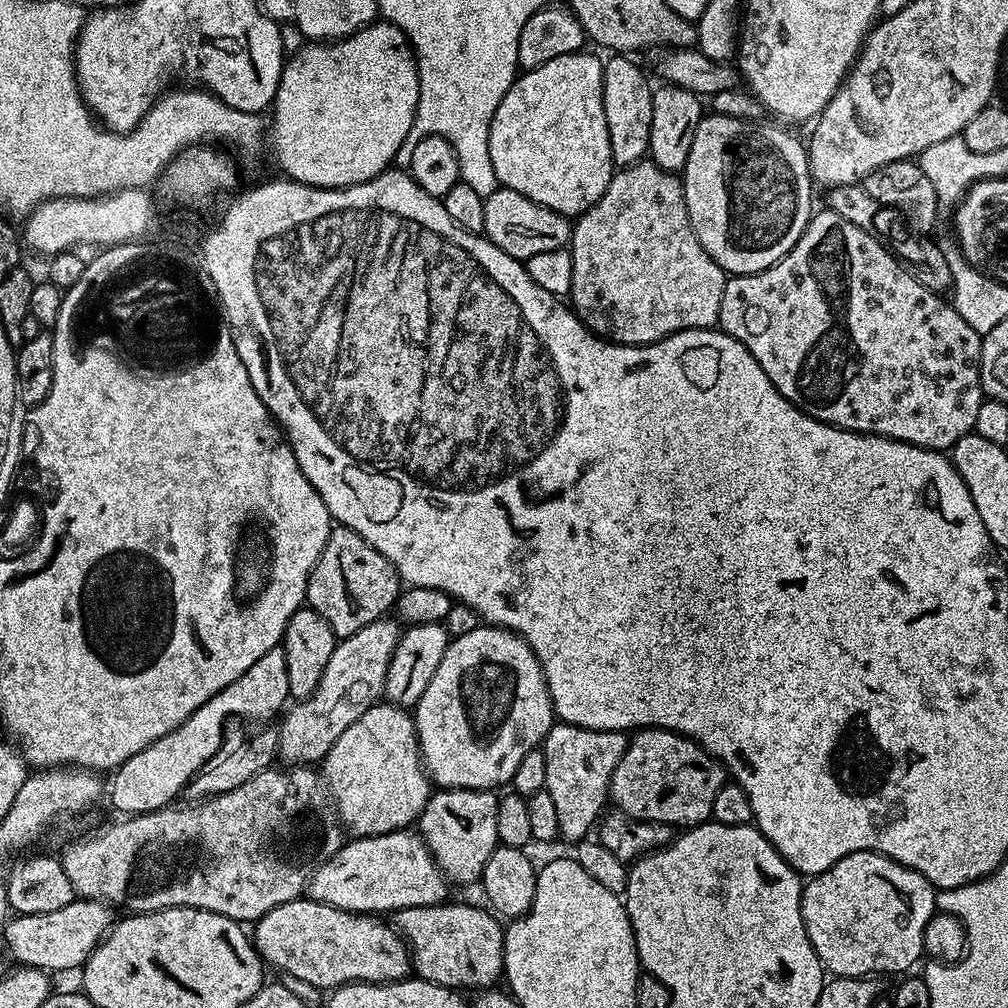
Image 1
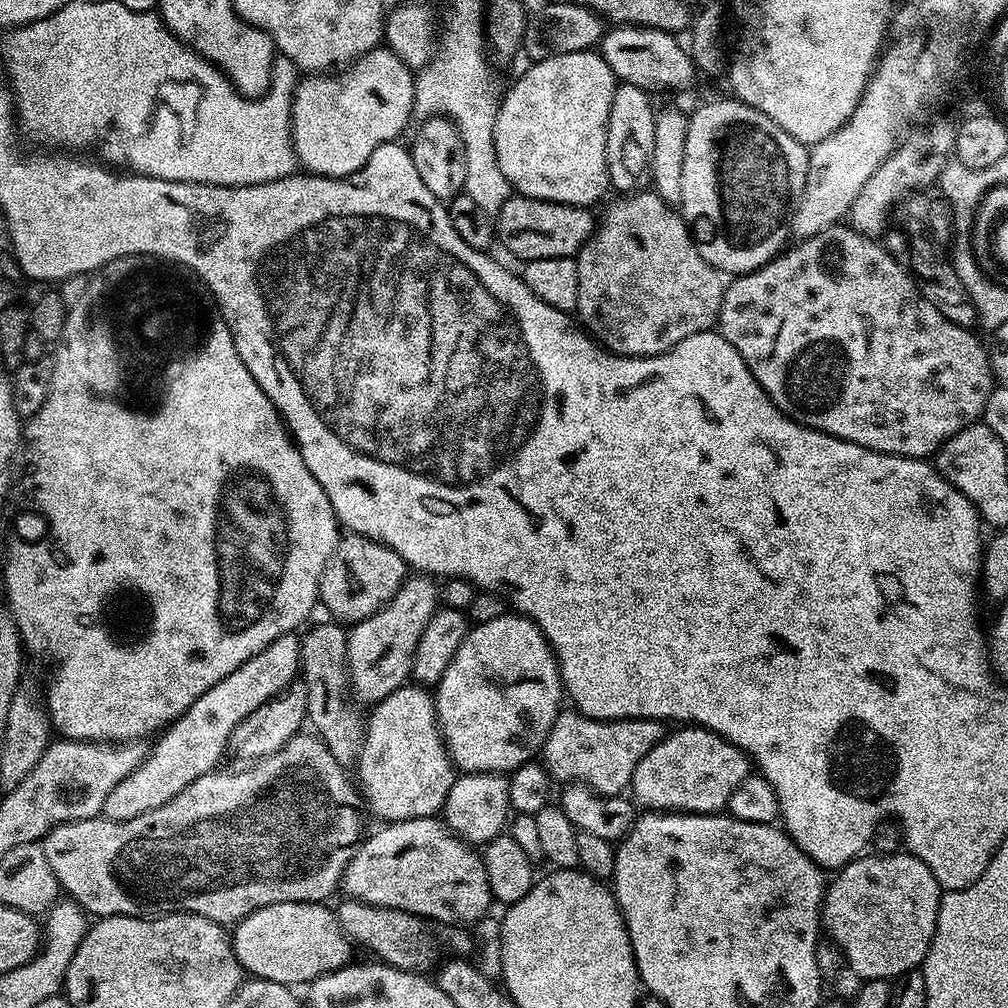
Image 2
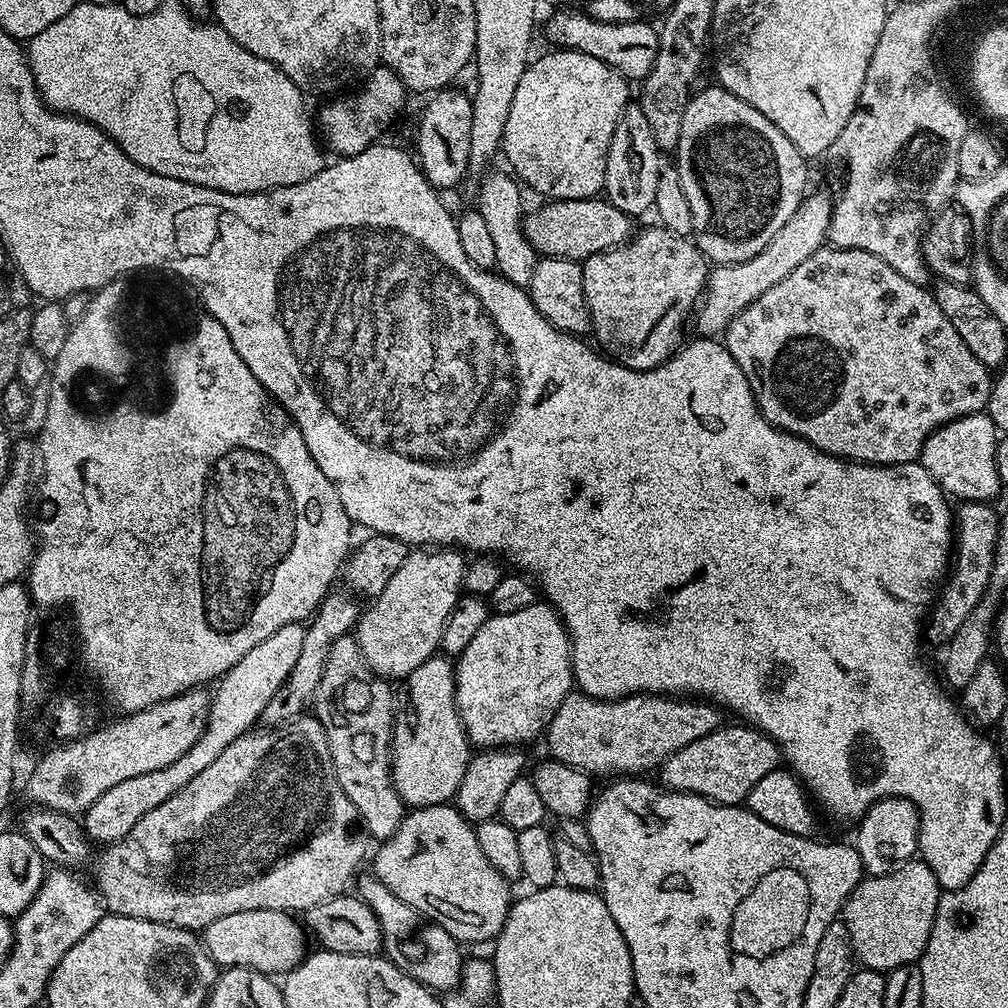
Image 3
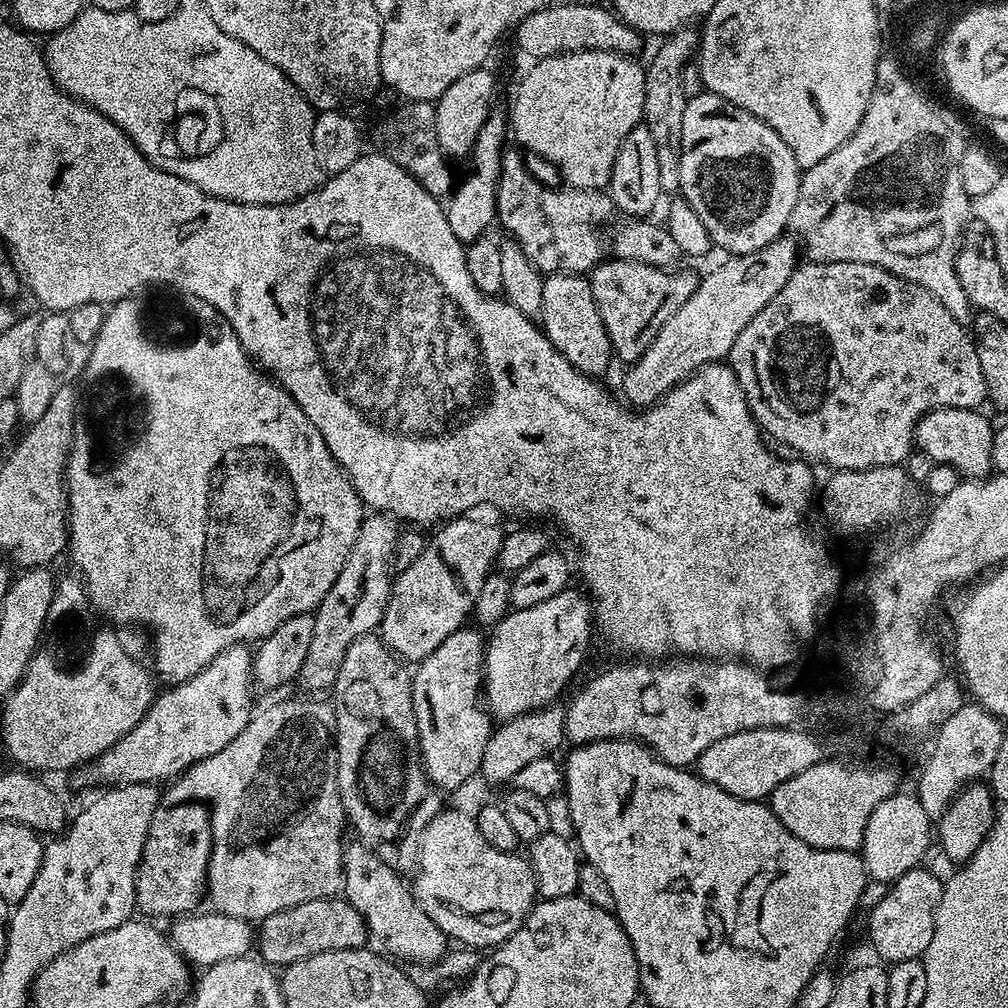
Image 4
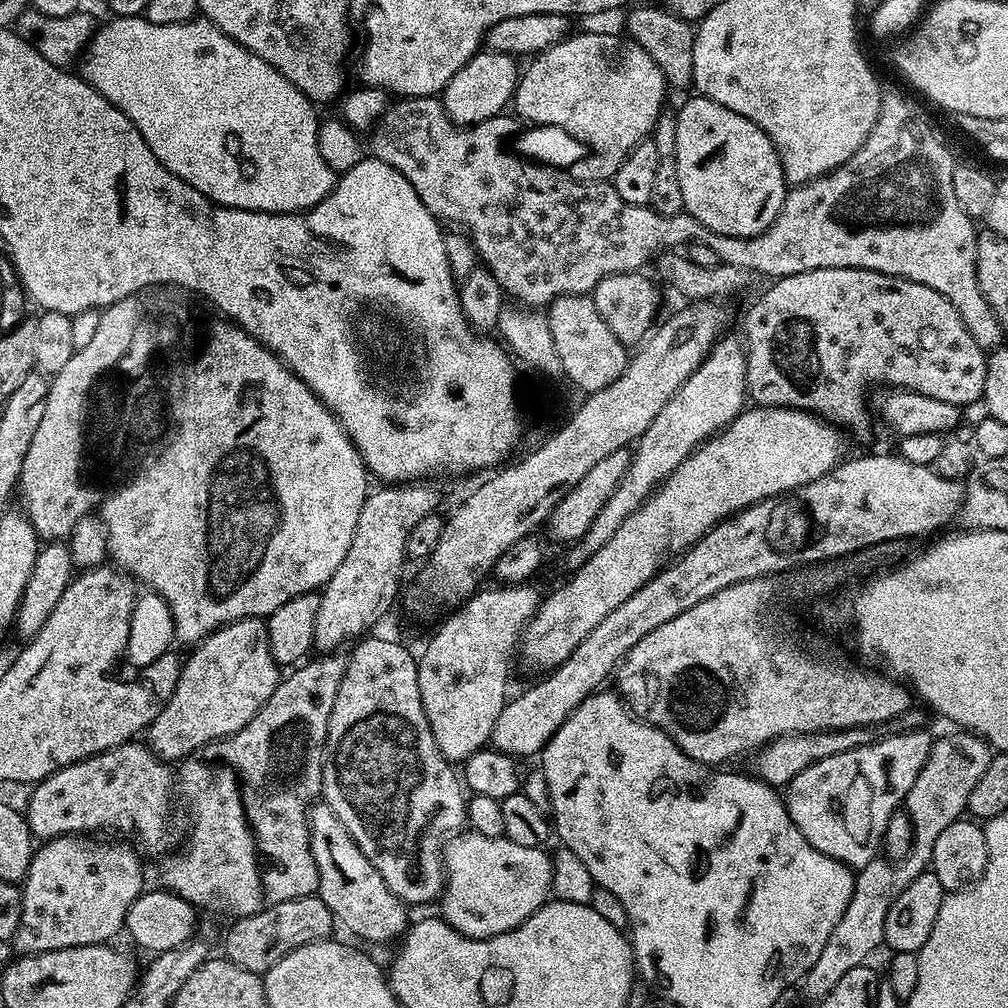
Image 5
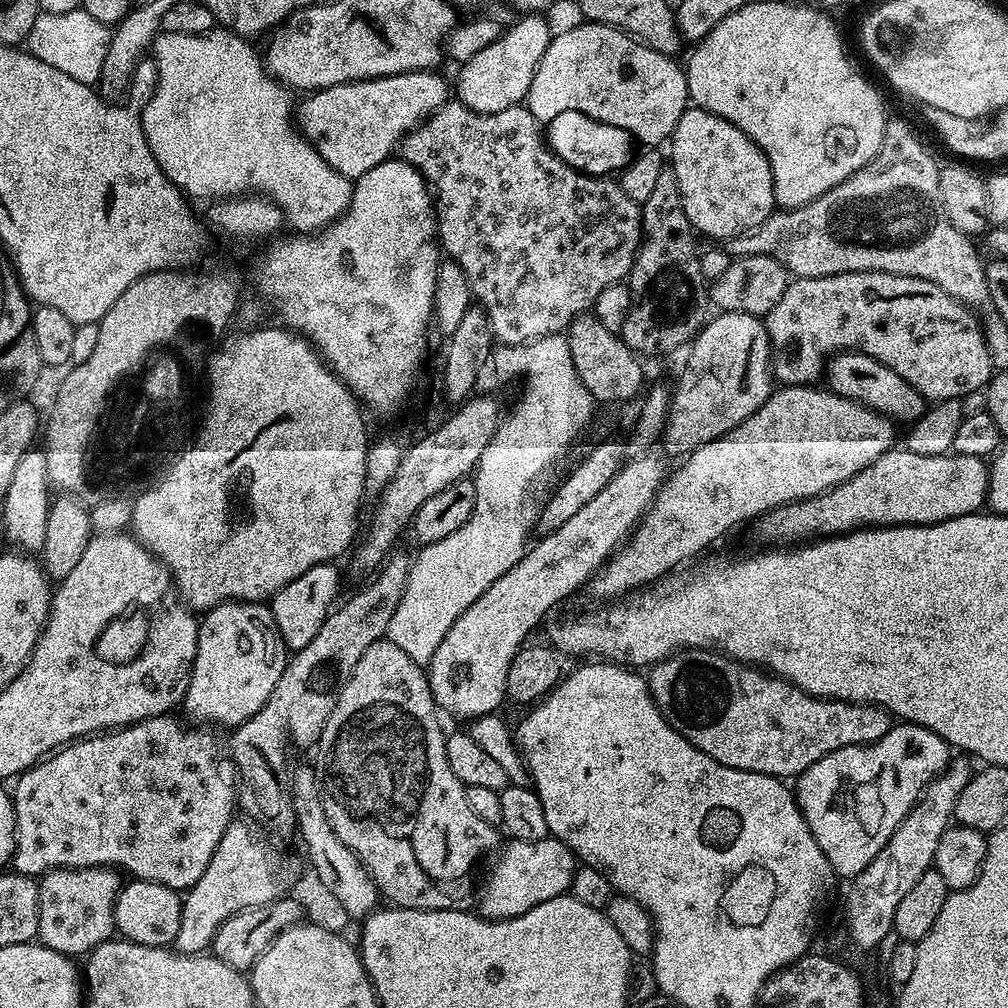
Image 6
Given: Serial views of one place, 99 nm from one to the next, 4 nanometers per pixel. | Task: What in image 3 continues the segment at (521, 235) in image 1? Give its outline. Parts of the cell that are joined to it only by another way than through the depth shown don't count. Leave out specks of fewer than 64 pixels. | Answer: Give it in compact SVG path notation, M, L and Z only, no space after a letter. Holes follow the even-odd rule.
M607 198L552 200L531 212L523 217L522 227L530 246L541 257L561 256L582 262L587 256L627 244L634 232L633 217L618 210Z

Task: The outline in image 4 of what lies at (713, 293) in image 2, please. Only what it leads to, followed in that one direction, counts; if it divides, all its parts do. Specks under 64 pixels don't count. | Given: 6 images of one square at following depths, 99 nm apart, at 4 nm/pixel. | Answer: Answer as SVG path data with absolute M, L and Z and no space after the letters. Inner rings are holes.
M615 258L605 259L592 269L590 279L594 302L598 306L598 314L602 314L602 326L606 326L606 334L610 338L612 351L617 361L635 362L639 360L648 343L656 337L658 330L662 330L666 318L670 318L670 314L674 314L674 310L678 310L678 306L682 306L682 302L686 302L686 298L690 298L690 294L697 286L697 277L695 275L692 277L688 272L680 271L655 268L637 260L618 260Z

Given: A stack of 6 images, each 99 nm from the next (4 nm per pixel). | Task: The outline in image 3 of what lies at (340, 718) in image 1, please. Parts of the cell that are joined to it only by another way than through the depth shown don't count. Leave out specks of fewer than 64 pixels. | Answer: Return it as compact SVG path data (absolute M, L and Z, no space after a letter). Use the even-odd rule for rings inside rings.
M440 546L435 550L409 551L406 562L402 562L394 578L386 582L386 590L382 590L382 594L375 596L369 603L372 604L369 608L363 609L360 619L356 622L354 635L362 658L375 676L382 676L389 682L403 681L439 649L442 630L462 595L466 567L464 556L463 551L452 546Z

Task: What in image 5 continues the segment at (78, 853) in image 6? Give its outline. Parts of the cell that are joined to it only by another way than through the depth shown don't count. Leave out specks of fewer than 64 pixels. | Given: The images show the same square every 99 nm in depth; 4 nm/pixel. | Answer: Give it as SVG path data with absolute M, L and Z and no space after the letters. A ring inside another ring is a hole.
M129 742L94 754L82 762L74 762L57 772L51 772L45 780L31 789L32 797L28 800L28 808L26 807L26 819L33 837L43 842L53 840L56 836L117 832L120 835L117 837L130 838L131 843L141 853L149 852L152 856L163 857L169 851L168 803L174 800L174 772L168 768L171 767L147 743Z

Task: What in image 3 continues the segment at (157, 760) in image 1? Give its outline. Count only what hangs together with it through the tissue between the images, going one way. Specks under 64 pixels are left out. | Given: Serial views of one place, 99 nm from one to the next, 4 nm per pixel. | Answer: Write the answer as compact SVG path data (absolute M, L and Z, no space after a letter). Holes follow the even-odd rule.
M303 623L282 626L282 630L274 630L270 638L258 642L246 658L242 658L227 674L215 685L208 706L208 722L204 725L204 733L178 758L178 762L170 762L170 766L162 766L162 770L150 770L150 774L137 774L126 782L118 782L111 790L106 790L94 806L83 813L82 827L89 841L100 843L100 846L113 844L115 840L121 840L154 806L162 806L166 798L178 794L190 778L198 778L206 766L211 766L214 758L234 742L243 732L251 732L257 727L258 721L266 710L266 702L274 698L278 686L290 678L290 670L298 663L298 657L302 650L302 638L305 625Z

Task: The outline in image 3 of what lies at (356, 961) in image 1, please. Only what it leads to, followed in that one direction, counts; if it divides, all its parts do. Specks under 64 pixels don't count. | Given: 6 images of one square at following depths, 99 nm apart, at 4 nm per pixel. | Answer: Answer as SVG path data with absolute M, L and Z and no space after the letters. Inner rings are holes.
M238 910L238 914L226 914L226 918L218 918L218 922L210 922L202 930L204 949L221 969L249 968L265 974L287 974L297 968L306 955L304 936L306 940L305 929L295 915L278 910Z

